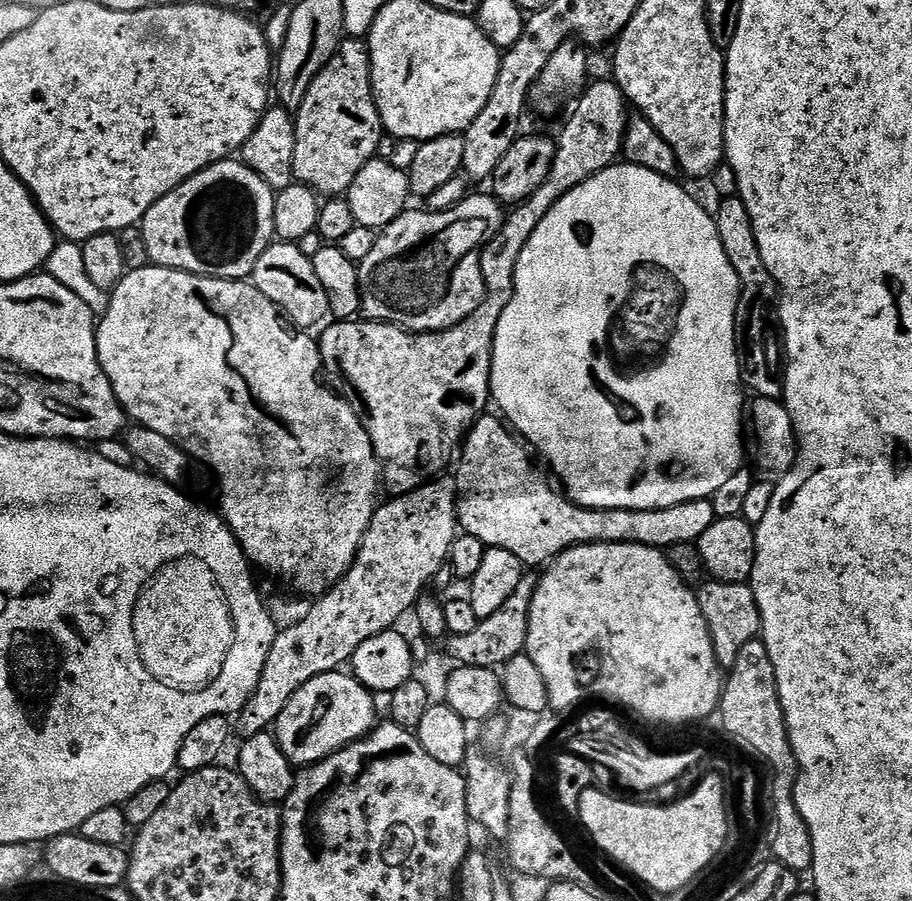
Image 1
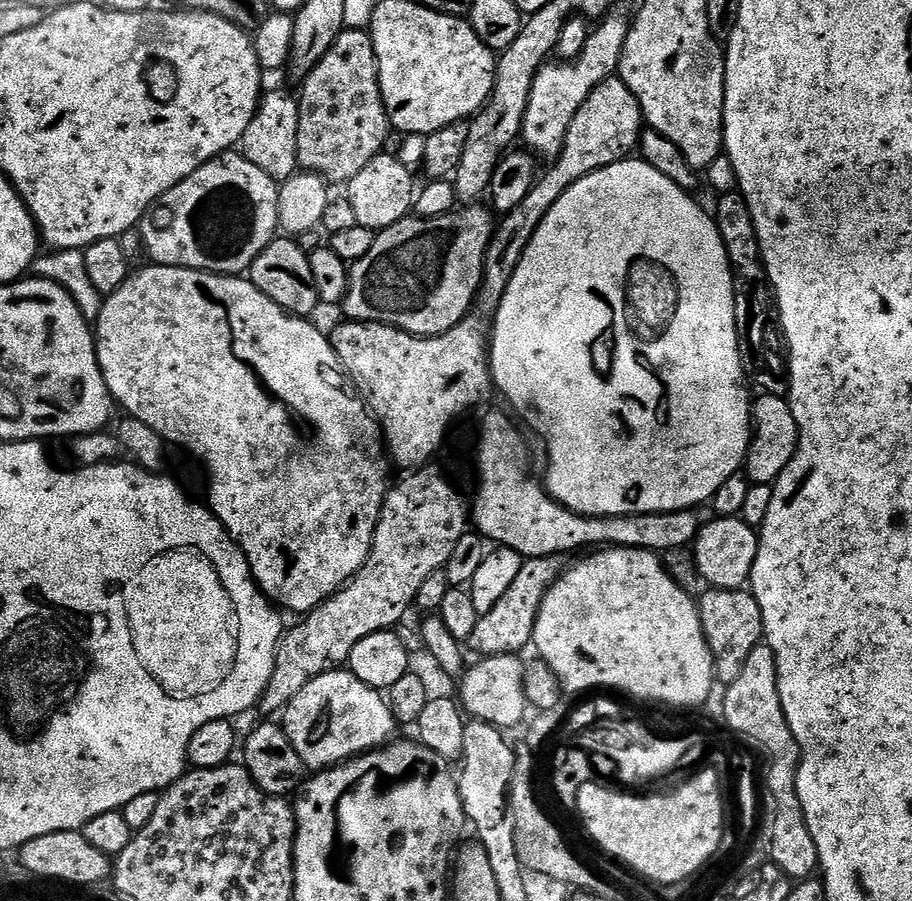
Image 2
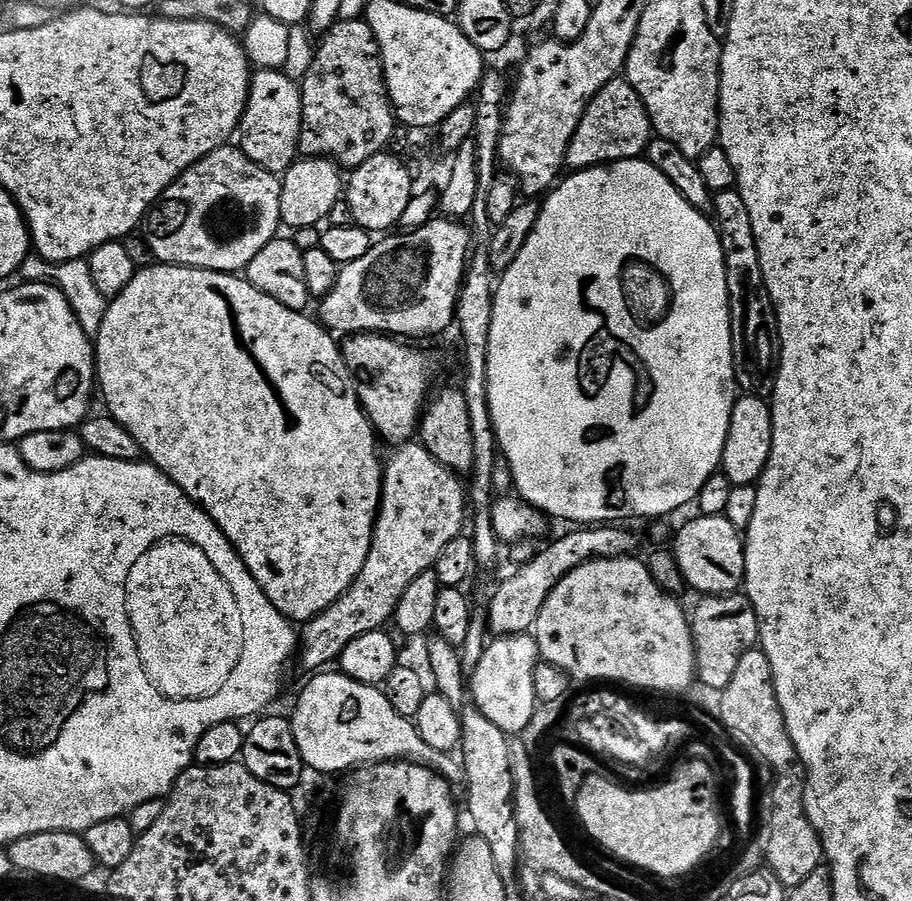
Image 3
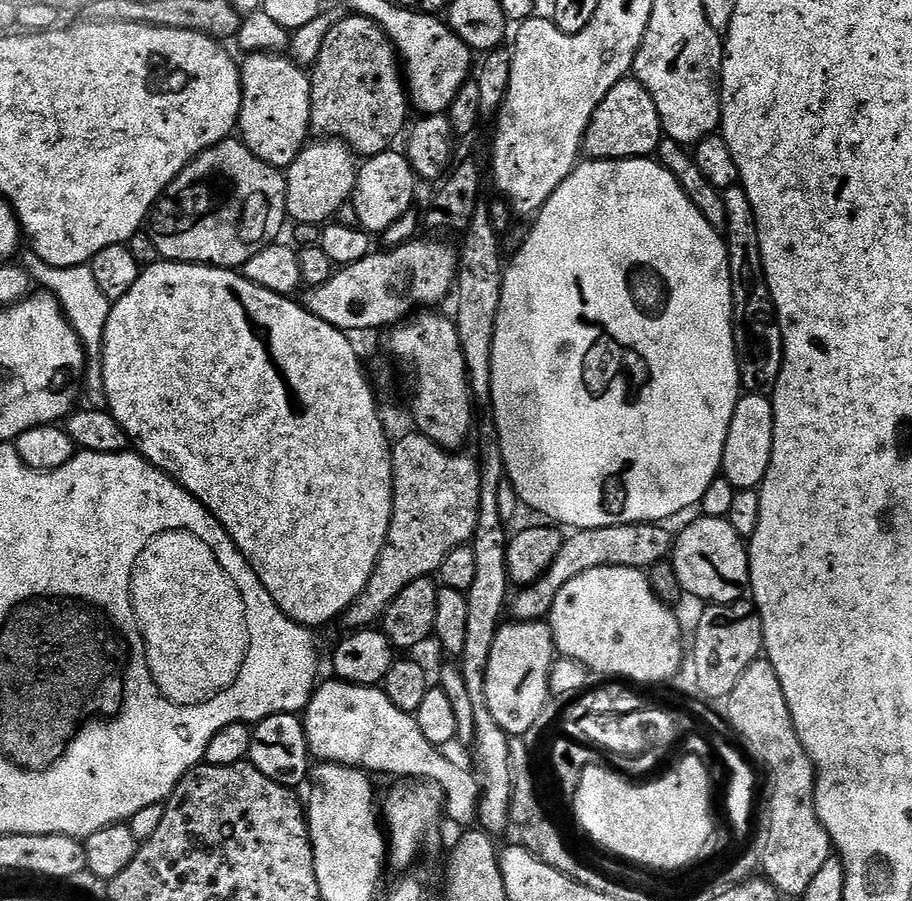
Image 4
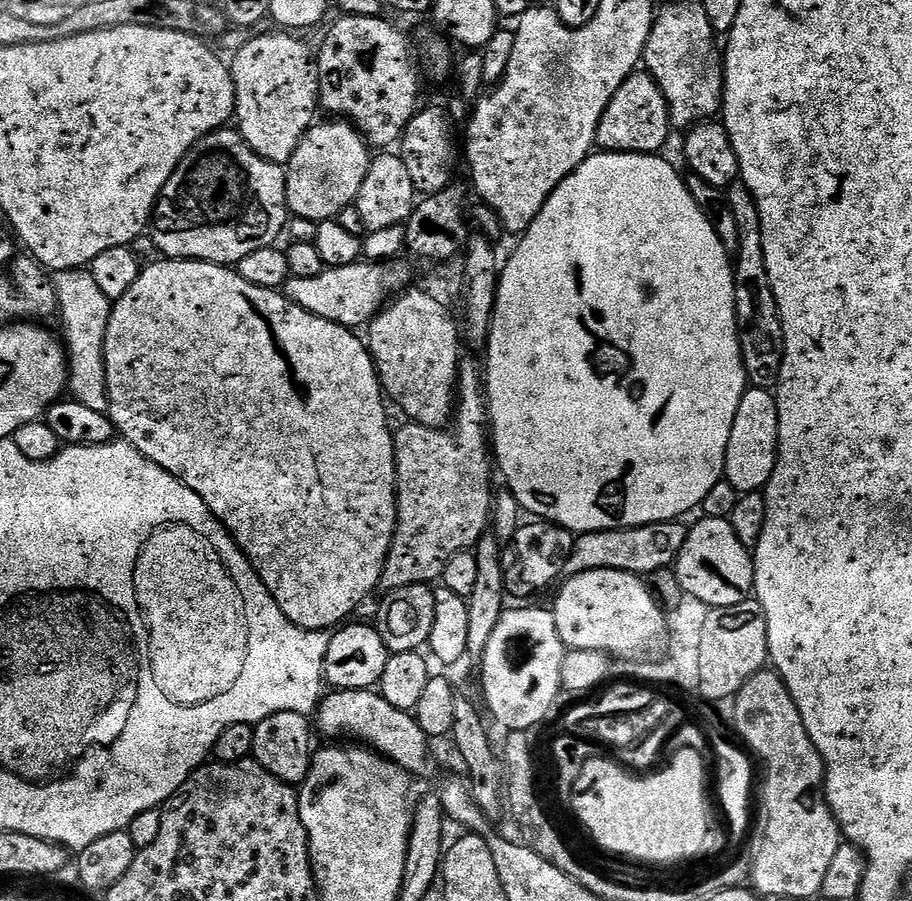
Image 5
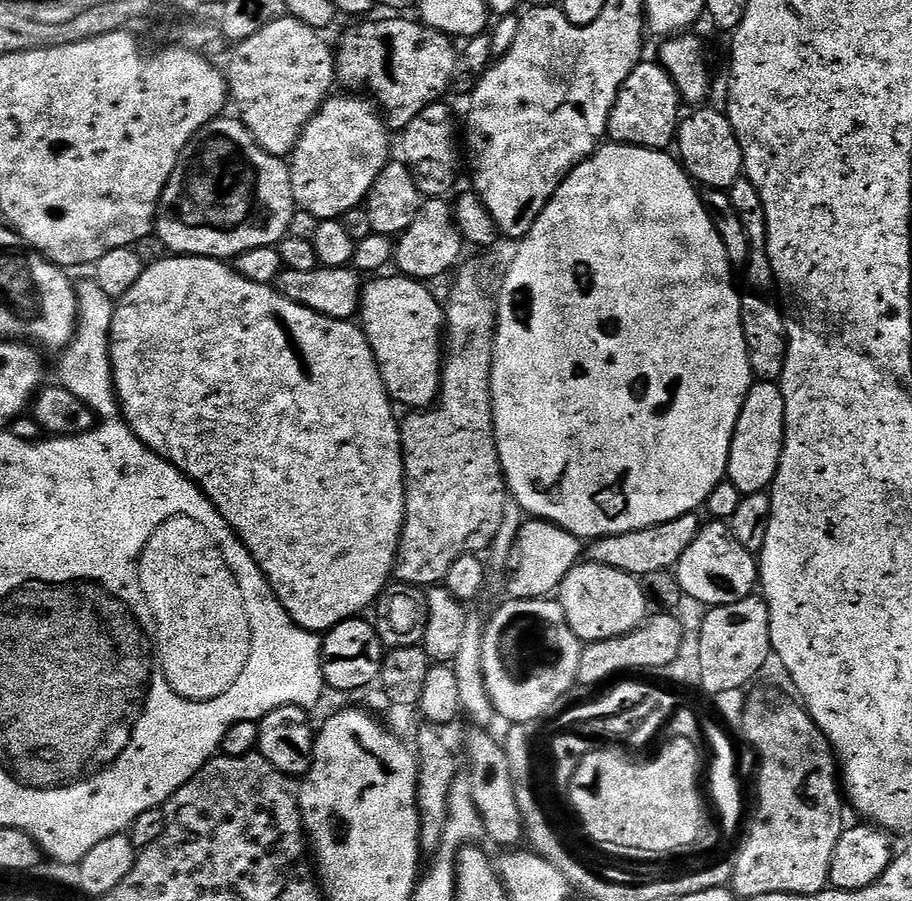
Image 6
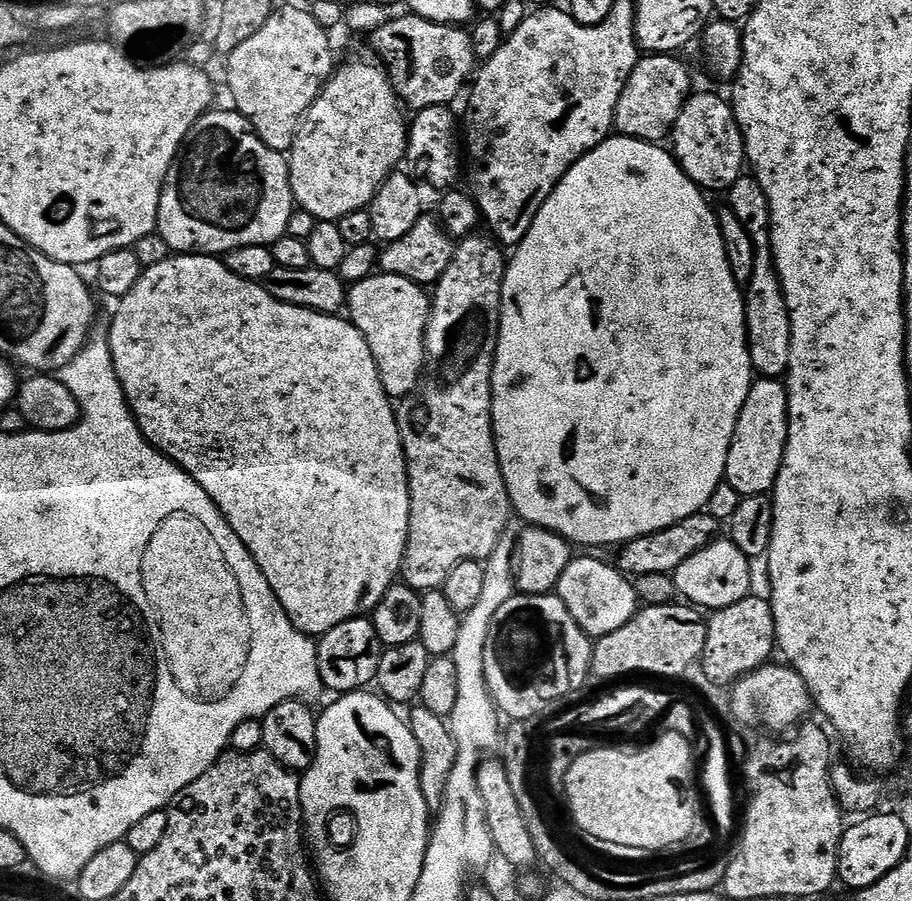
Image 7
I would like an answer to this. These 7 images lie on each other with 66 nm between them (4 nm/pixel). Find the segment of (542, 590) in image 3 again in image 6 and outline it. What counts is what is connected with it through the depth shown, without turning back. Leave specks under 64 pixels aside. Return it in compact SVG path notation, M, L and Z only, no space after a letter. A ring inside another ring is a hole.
M688 512L682 518L674 518L670 522L662 522L654 526L646 526L642 530L634 530L626 534L599 536L586 548L586 556L591 563L610 566L614 570L622 570L637 578L650 574L654 570L672 570L676 563L686 554L686 546L694 542L702 527L696 512Z

